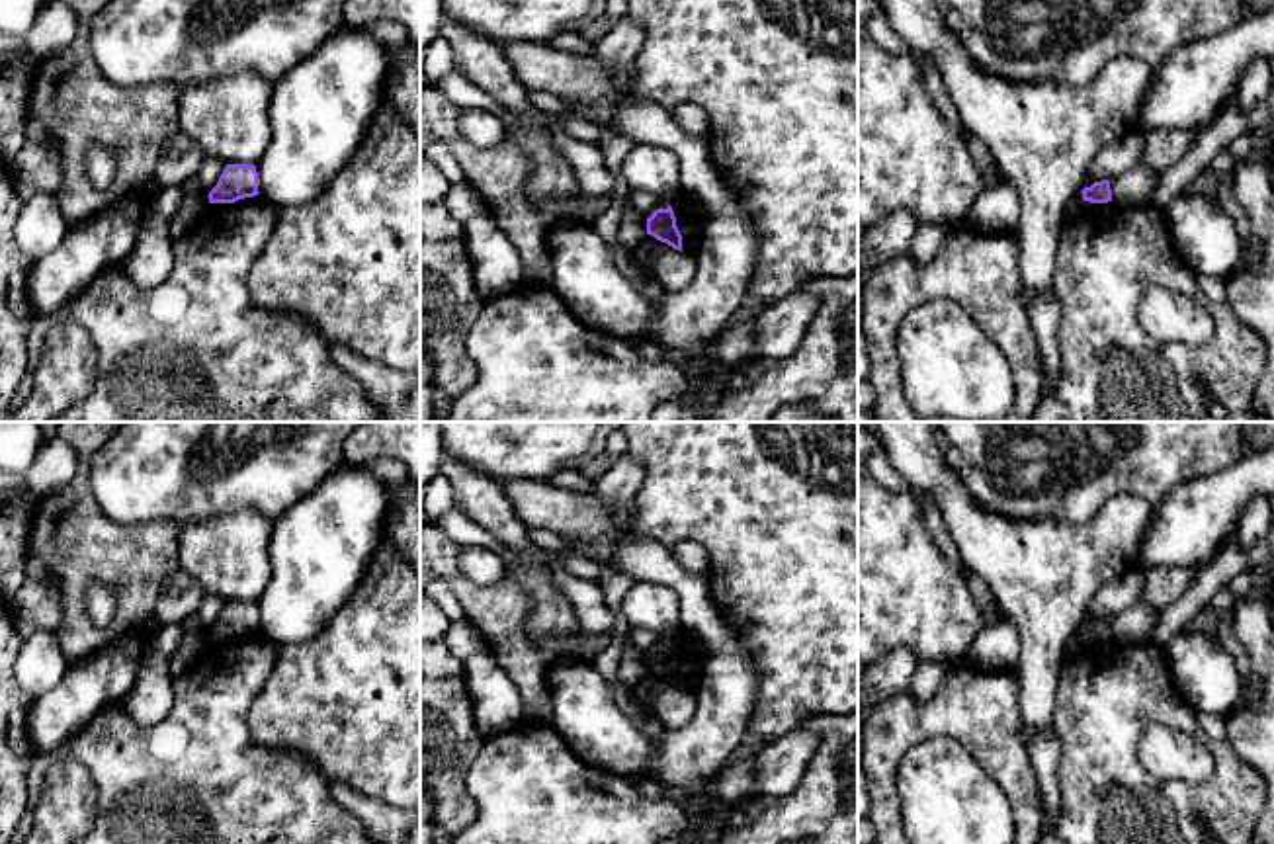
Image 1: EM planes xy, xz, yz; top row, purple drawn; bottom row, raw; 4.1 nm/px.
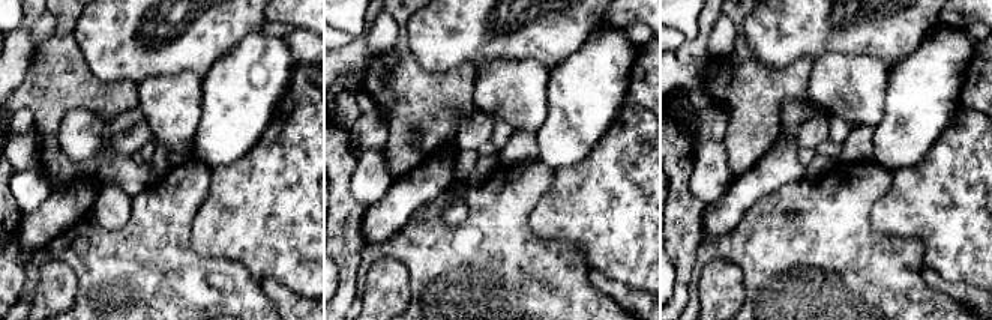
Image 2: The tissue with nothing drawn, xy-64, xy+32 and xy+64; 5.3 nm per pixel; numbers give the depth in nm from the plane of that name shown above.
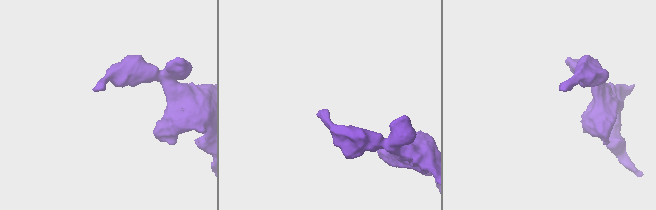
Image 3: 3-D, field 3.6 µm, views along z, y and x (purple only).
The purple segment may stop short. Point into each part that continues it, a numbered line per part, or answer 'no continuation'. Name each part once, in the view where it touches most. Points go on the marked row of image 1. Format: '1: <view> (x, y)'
no continuation

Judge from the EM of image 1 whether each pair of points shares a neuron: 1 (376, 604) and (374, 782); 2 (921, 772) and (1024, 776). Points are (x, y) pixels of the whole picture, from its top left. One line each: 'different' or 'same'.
1: same
2: different

